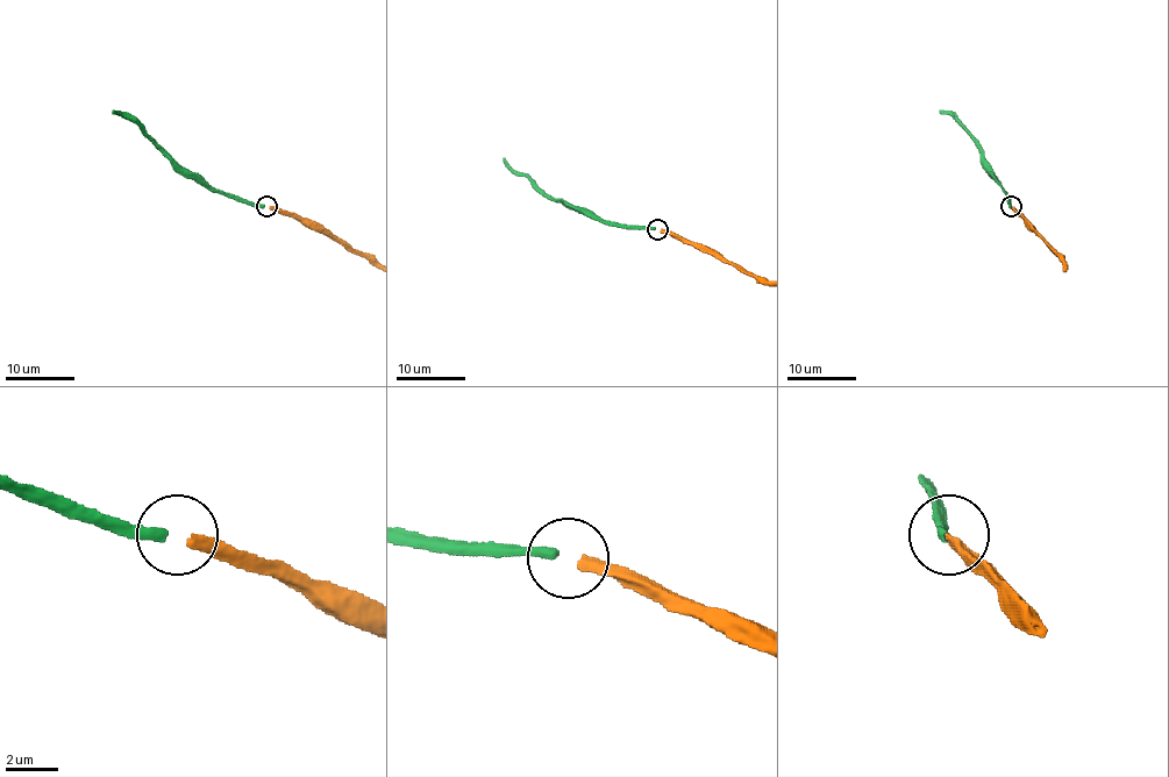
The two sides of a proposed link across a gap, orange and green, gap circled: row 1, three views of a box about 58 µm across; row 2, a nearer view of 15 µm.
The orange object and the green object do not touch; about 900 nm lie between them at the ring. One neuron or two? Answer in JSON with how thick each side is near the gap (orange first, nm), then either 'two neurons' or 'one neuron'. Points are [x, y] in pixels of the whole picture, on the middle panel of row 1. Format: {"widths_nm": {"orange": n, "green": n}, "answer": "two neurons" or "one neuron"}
{"widths_nm": {"orange": 420, "green": 400}, "answer": "one neuron"}

